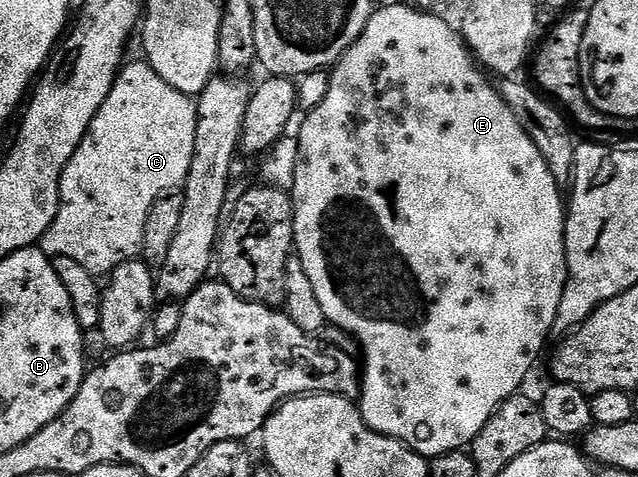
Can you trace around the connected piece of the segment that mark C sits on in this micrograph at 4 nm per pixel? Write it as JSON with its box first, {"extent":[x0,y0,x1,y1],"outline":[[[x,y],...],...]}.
{"extent":[38,58,196,278],"outline":[[[137,58],[133,64],[131,62],[125,63],[117,75],[116,85],[110,90],[106,102],[102,102],[98,114],[90,122],[90,126],[86,130],[78,150],[74,150],[74,158],[70,158],[70,162],[64,167],[64,173],[60,179],[58,214],[54,218],[50,230],[46,230],[46,234],[40,239],[38,245],[40,251],[47,254],[49,258],[58,256],[74,258],[74,262],[82,262],[82,266],[86,266],[86,270],[90,270],[90,274],[97,278],[107,277],[115,268],[122,266],[122,262],[137,259],[141,255],[142,234],[146,230],[146,218],[150,214],[150,210],[160,197],[183,189],[186,178],[190,174],[190,162],[194,158],[195,133],[196,100],[178,90],[174,90],[174,86],[169,86],[166,82],[162,82],[162,78],[158,78],[158,74],[154,74],[154,70],[143,59]]]}

